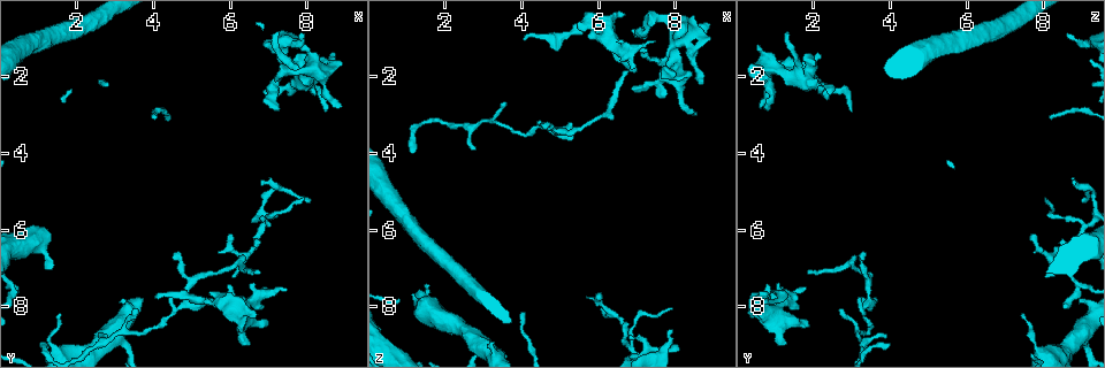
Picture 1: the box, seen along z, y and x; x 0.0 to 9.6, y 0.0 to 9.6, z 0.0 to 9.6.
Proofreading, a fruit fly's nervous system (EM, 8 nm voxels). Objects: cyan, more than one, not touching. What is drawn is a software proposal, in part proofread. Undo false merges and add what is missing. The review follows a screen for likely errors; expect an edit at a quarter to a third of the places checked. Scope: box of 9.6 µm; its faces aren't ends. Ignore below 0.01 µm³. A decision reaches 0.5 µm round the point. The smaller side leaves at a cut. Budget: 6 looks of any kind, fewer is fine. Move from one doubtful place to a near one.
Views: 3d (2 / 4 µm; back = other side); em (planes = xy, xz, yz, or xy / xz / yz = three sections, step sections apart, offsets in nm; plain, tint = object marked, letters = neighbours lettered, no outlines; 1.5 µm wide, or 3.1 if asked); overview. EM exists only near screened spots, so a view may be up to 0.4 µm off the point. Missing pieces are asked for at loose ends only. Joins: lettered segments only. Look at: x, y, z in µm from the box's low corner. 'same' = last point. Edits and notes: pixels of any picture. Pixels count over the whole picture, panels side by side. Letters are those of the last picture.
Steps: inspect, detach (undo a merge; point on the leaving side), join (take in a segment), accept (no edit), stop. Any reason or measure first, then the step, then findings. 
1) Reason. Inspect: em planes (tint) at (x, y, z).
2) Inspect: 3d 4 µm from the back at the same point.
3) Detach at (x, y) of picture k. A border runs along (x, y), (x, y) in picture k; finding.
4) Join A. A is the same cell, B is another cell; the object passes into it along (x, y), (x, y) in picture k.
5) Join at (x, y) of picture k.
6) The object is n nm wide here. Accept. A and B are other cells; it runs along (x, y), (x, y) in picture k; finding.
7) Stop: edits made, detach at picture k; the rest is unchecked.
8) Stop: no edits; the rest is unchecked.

An open end. Inspect: 3d 4 µm at (3.20, 7.75, 8.90).

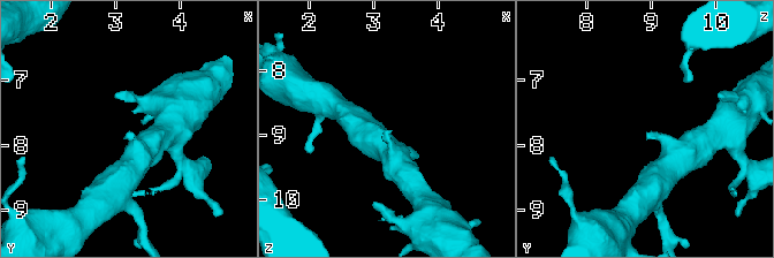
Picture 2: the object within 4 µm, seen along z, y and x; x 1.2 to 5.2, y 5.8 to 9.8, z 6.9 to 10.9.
Shape alone is not enough. Inspect: em planes (letters) at (3.20, 7.85, 8.85).

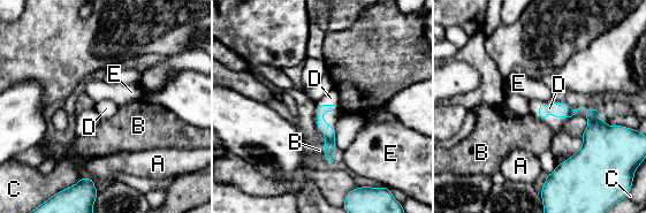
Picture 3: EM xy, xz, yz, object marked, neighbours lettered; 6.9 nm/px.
Join D. D is the same cell, A, B, C and E are other cells; the neuron continues.

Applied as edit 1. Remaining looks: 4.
An open end. Inspect: em planes (letters) at (8.70, 1.45, 2.10).

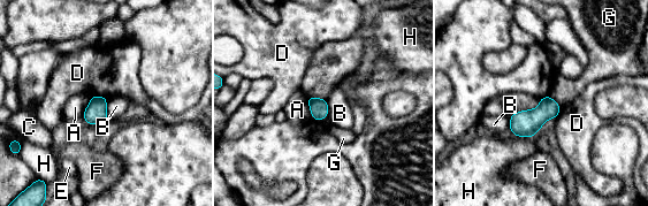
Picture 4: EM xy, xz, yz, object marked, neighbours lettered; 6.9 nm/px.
The object is 130 nm wide here. Accept. A, B, C, D, E, F, G and H are other cells; a border runs along (106, 99), (106, 114), (108, 119) in picture 4; none of them fits.

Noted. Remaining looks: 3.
Long arm stops here. Inspect: em planes (letters) at (7.90, 0.90, 8.60).

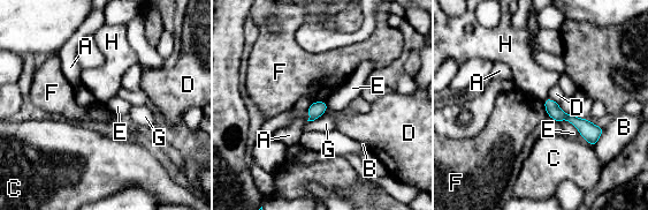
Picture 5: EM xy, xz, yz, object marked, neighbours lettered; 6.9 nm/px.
Accept. A, B, C, D, E, F, G and H are other cells; it runs along (547, 103), (594, 140) in picture 5; no lettered segment goes on from it.

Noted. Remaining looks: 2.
Stop: edits made, join at picture 3; the rest is unchecked.

